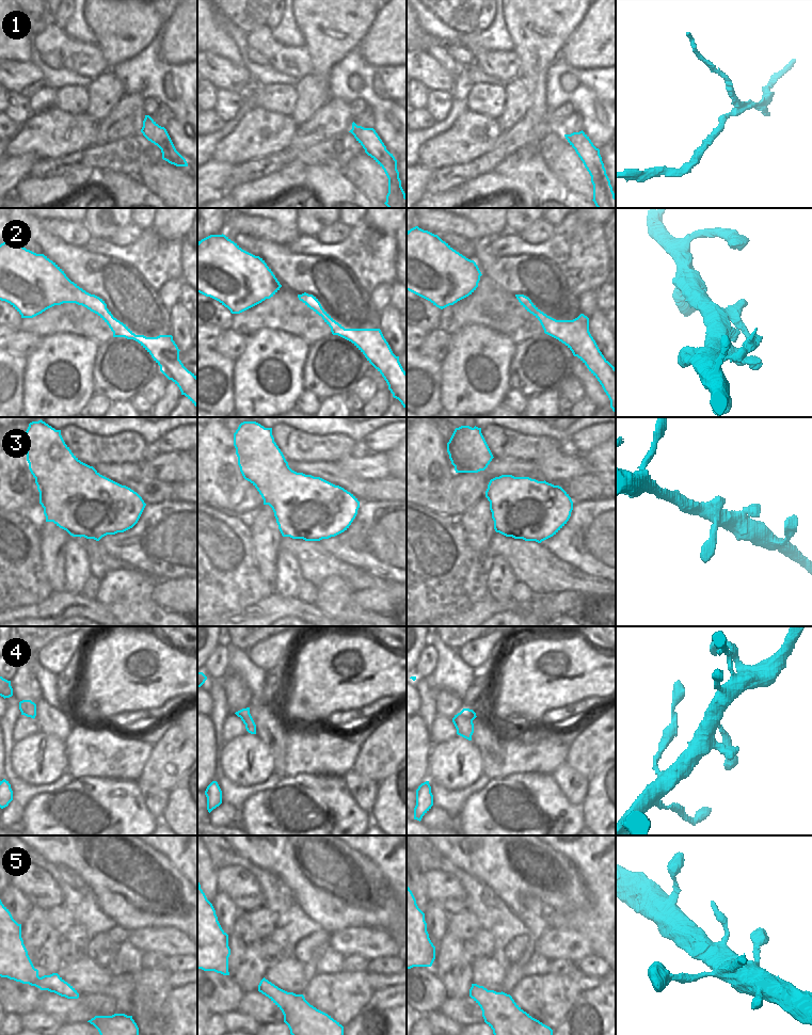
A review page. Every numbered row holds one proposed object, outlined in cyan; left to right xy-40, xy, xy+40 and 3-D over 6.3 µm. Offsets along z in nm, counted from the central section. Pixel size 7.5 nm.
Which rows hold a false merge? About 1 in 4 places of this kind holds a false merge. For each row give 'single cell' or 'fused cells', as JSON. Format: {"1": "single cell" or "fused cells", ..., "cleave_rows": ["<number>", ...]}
{"1": "fused cells", "2": "single cell", "3": "single cell", "4": "single cell", "5": "single cell", "cleave_rows": ["1"]}

